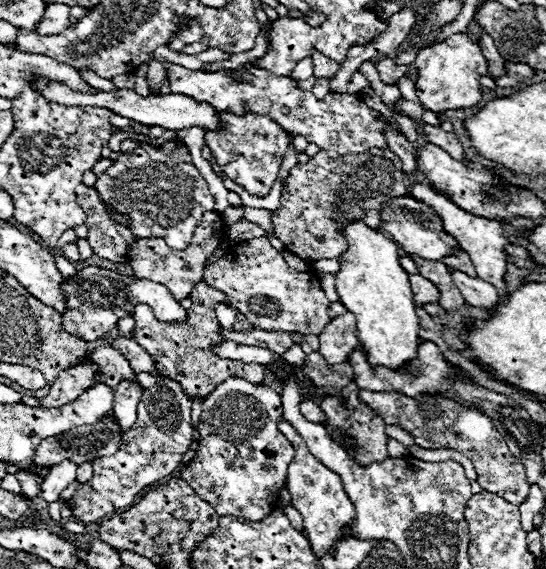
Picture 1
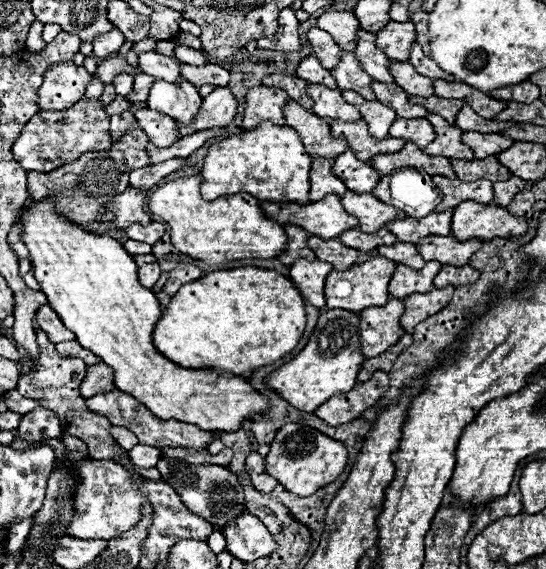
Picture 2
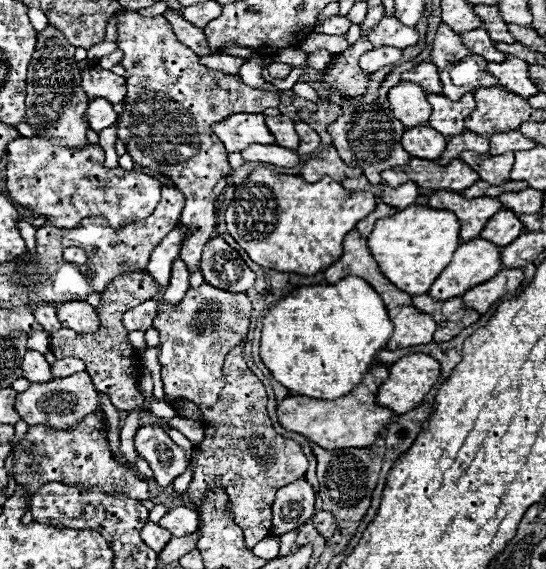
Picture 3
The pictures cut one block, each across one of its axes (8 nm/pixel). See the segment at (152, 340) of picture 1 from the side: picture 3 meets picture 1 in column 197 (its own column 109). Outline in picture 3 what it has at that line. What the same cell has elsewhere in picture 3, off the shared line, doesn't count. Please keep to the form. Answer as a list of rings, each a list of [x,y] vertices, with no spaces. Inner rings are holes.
[[[126,274],[118,276],[108,284],[108,288],[102,292],[102,306],[98,306],[98,314],[102,320],[102,326],[96,334],[79,334],[68,328],[61,328],[50,336],[50,346],[56,358],[76,356],[86,362],[86,372],[92,376],[94,386],[108,394],[112,404],[118,410],[132,410],[138,404],[144,402],[142,394],[138,392],[138,378],[142,370],[142,360],[136,358],[138,350],[128,340],[128,330],[122,324],[122,316],[128,308],[134,308],[136,304],[154,298],[158,294],[158,284],[152,280],[152,276],[146,274]]]

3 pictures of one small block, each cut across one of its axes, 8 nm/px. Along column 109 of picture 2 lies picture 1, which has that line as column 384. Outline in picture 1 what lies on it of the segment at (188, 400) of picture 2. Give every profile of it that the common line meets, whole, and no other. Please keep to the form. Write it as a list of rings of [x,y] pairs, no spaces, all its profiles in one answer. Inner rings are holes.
[[[362,220],[348,224],[342,230],[348,250],[338,258],[340,272],[336,274],[336,290],[346,310],[356,314],[356,334],[362,342],[366,358],[372,366],[398,368],[416,356],[418,314],[412,300],[412,288],[406,270],[400,266],[400,254],[392,240],[368,228]]]

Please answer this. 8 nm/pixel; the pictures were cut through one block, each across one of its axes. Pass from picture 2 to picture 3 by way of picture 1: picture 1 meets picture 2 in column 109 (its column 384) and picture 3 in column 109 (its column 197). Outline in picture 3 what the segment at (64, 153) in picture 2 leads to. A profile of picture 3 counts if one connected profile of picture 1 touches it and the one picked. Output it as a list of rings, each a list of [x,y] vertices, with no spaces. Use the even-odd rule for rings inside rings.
[[[95,66],[94,70],[82,74],[82,88],[88,98],[106,98],[112,104],[120,104],[126,96],[126,78]]]

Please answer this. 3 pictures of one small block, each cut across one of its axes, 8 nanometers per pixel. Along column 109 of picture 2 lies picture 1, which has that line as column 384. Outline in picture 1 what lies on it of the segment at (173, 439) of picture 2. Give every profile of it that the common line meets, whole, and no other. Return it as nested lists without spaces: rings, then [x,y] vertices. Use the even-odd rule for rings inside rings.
[[[360,390],[360,400],[368,404],[376,414],[380,414],[386,420],[386,424],[396,424],[408,430],[416,438],[418,446],[430,450],[448,448],[468,456],[474,462],[474,468],[480,476],[478,484],[484,490],[496,492],[498,496],[504,496],[504,500],[516,506],[528,498],[530,484],[526,480],[524,466],[510,454],[504,438],[498,434],[498,430],[494,428],[492,420],[486,414],[478,410],[468,410],[452,400],[446,400],[442,396],[430,396],[430,394],[408,398],[404,394]]]

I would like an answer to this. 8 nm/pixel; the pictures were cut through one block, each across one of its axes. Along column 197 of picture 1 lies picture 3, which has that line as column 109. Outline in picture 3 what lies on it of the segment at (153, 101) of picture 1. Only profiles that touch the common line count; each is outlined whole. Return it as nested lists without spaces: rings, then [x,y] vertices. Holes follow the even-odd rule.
[[[94,98],[94,100],[90,100],[90,106],[88,106],[84,118],[88,120],[92,130],[100,132],[100,130],[112,126],[116,122],[118,114],[114,112],[112,102],[108,102],[106,98]]]

